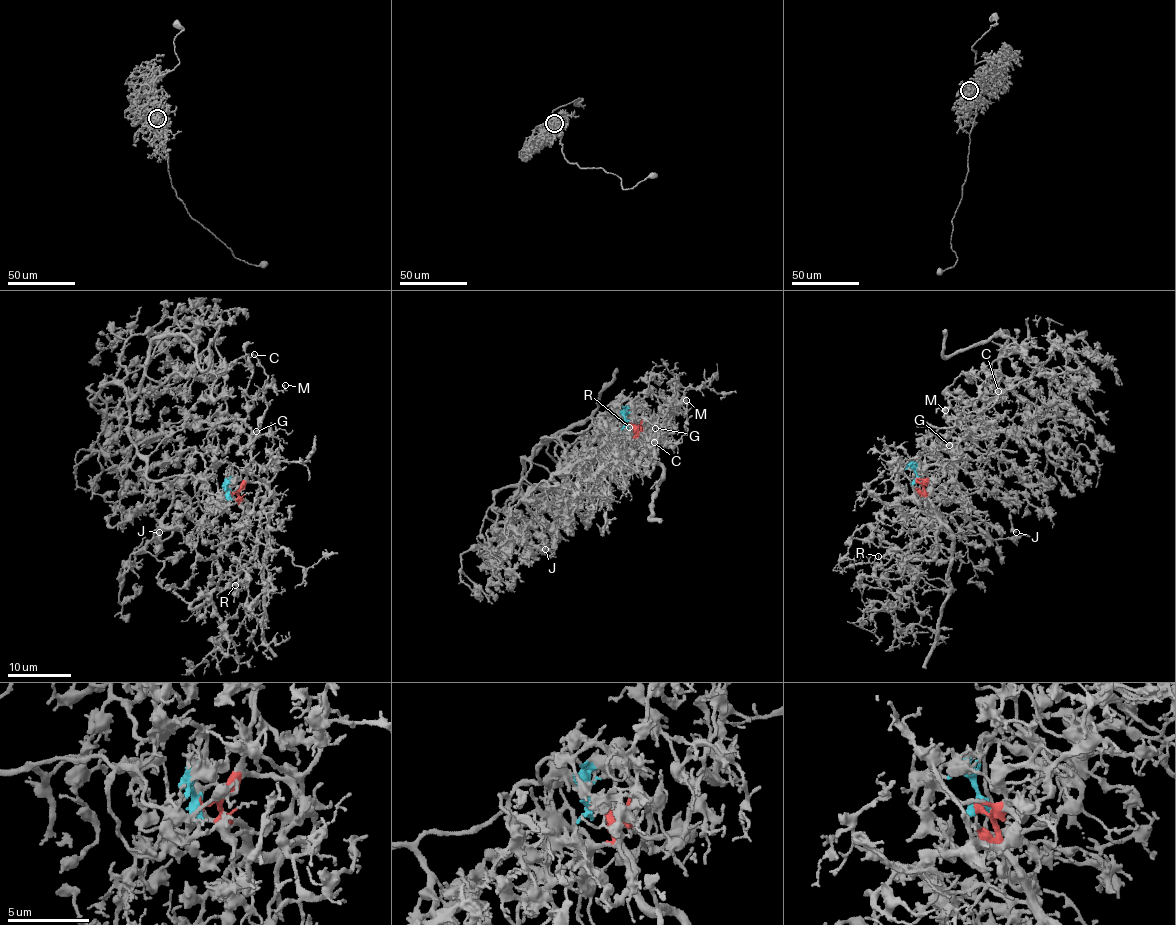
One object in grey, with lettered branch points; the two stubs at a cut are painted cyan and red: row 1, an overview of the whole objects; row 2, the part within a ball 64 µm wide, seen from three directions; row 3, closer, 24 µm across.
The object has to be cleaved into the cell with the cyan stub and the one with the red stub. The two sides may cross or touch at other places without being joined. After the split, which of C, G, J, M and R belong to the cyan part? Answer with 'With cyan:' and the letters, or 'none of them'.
With cyan: J

